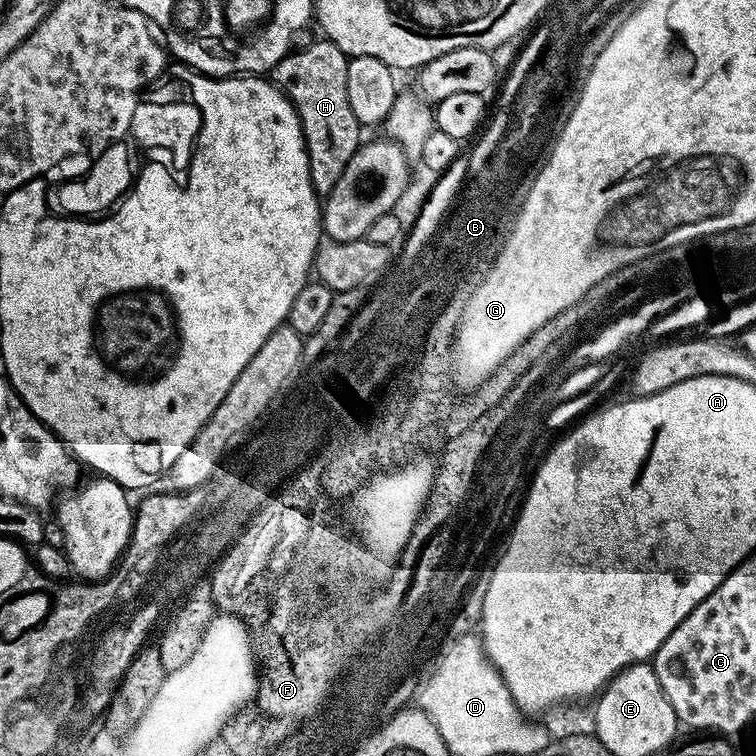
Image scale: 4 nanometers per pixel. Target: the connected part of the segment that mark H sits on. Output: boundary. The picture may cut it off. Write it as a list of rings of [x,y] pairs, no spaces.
[[[319,39],[305,48],[297,47],[281,58],[273,66],[270,79],[298,114],[304,131],[304,145],[308,151],[310,182],[317,196],[326,198],[330,190],[338,186],[342,170],[346,170],[350,158],[354,158],[356,149],[360,147],[362,126],[358,118],[354,118],[350,98],[346,95],[346,70],[350,57],[338,50],[332,40]]]

